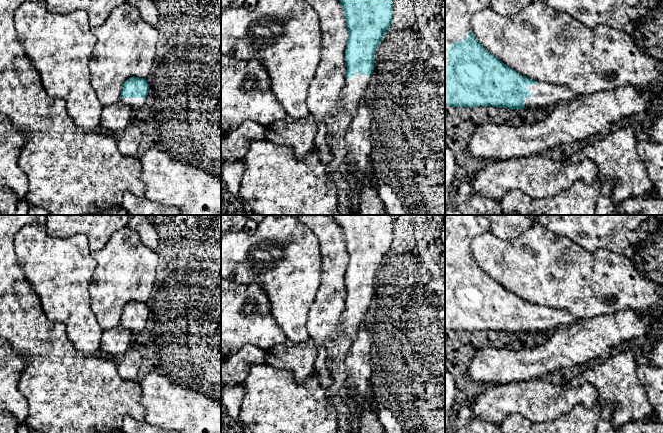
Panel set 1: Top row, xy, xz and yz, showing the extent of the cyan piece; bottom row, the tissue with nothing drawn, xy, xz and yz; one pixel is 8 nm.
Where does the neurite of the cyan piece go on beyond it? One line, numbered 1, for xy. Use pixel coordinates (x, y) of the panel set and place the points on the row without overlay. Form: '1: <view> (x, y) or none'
1: xy (134, 327)

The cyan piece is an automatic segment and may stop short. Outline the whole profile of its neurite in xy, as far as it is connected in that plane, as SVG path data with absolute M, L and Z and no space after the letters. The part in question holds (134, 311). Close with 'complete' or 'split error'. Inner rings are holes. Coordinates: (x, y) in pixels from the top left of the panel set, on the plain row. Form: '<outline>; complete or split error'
M132 301L127 303L122 311L120 325L131 332L141 331L149 316L149 309L145 302Z; split error

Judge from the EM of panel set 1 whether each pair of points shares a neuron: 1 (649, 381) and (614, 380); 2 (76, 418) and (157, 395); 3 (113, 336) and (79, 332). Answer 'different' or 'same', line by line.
1: different
2: different
3: different

